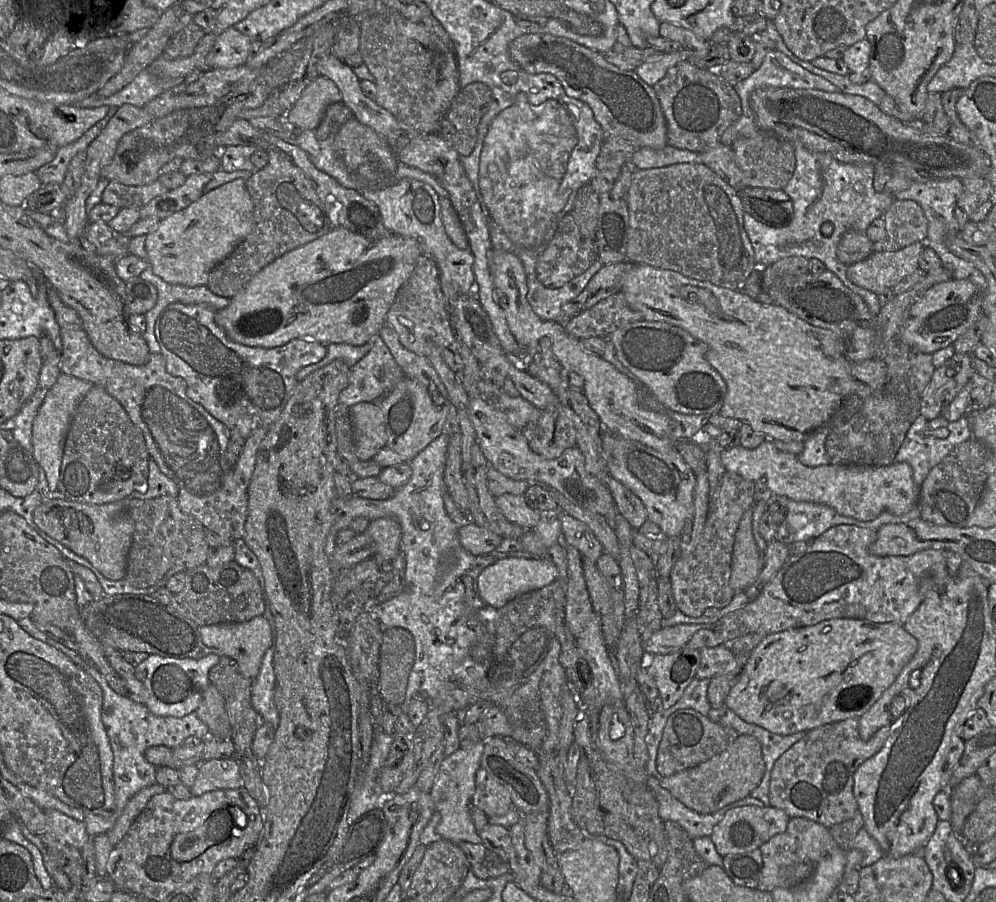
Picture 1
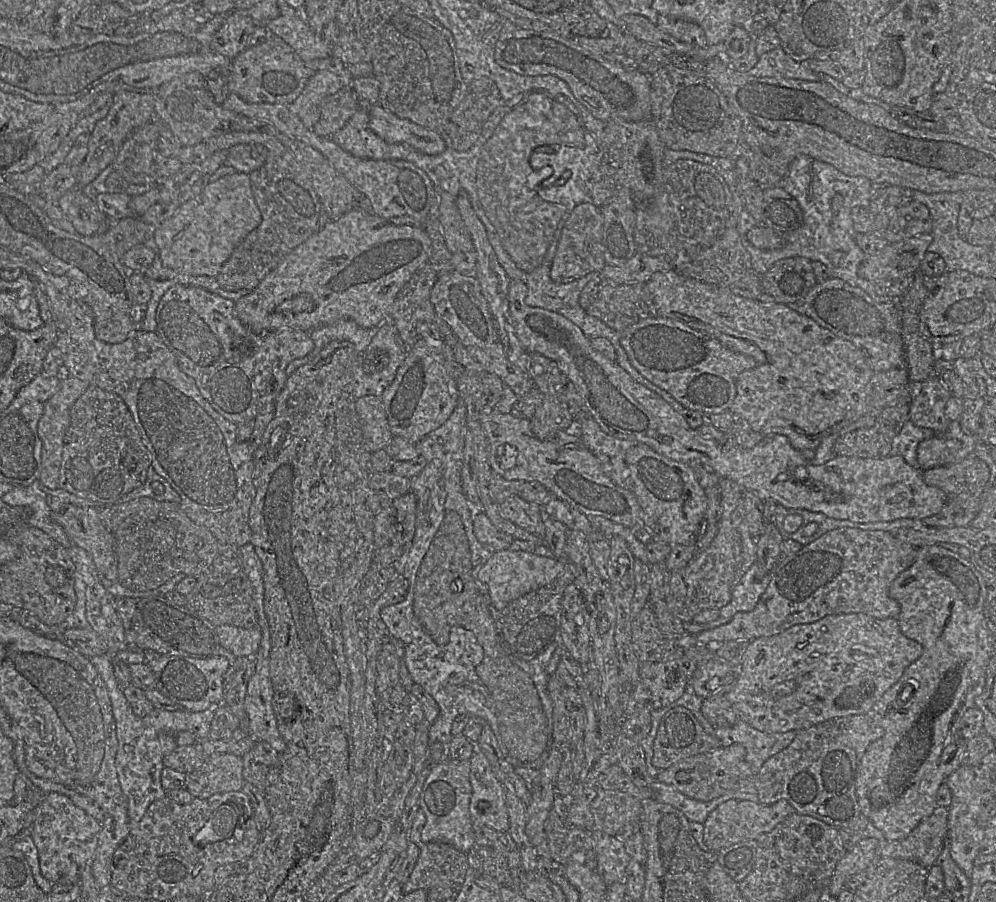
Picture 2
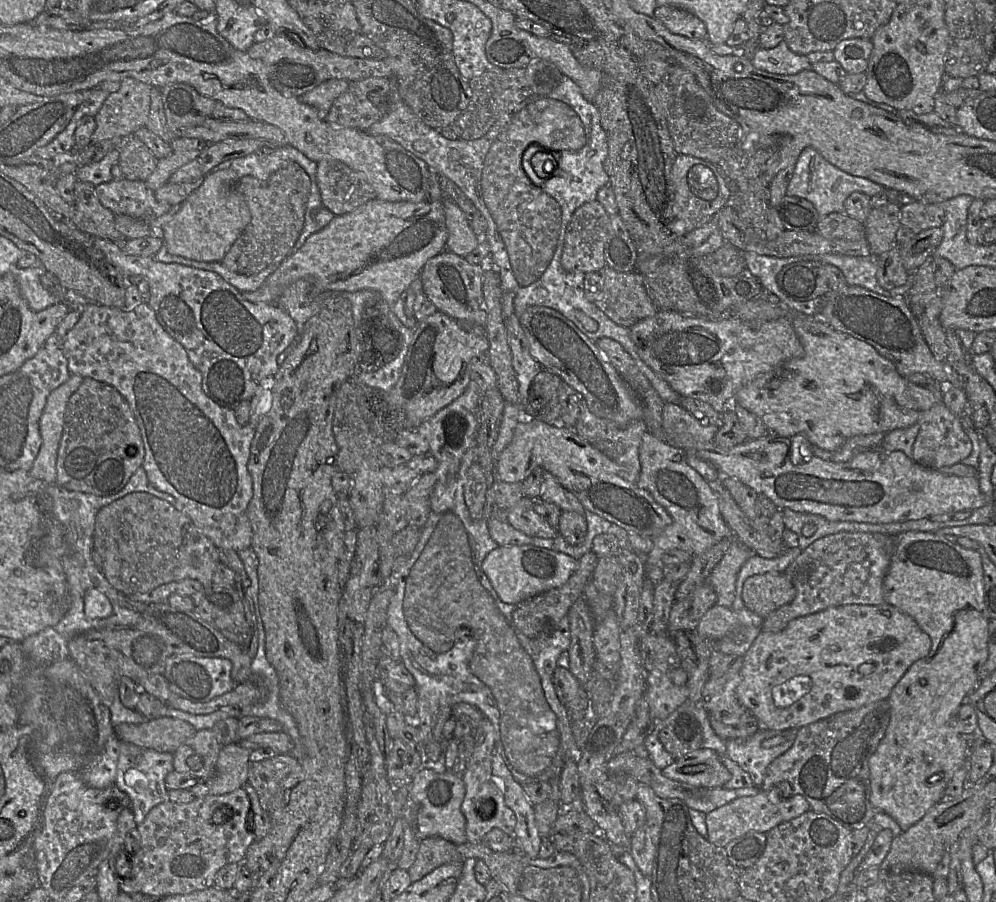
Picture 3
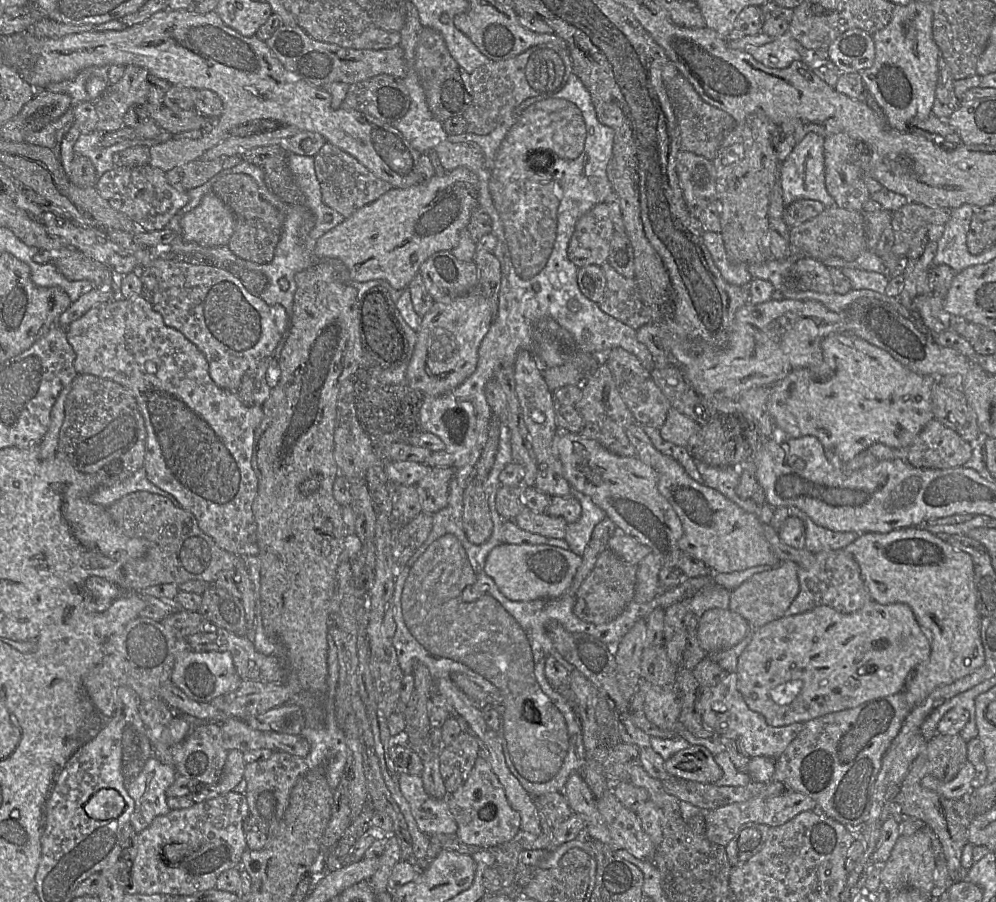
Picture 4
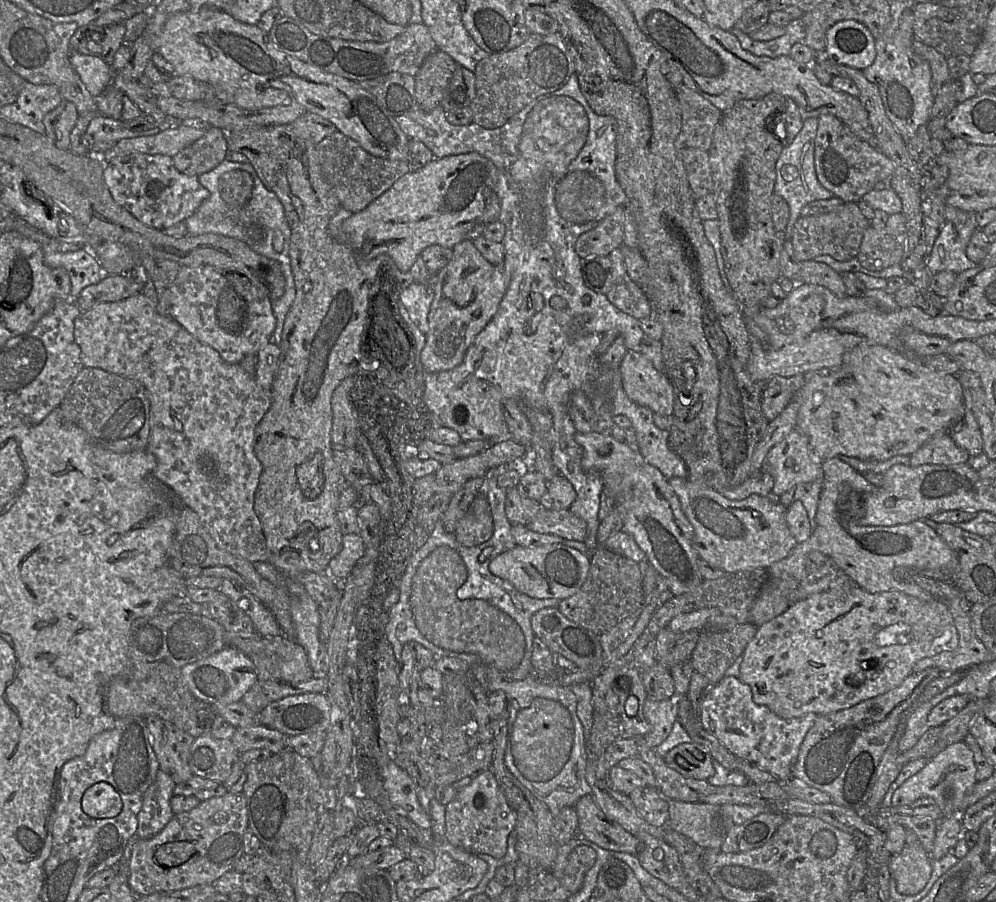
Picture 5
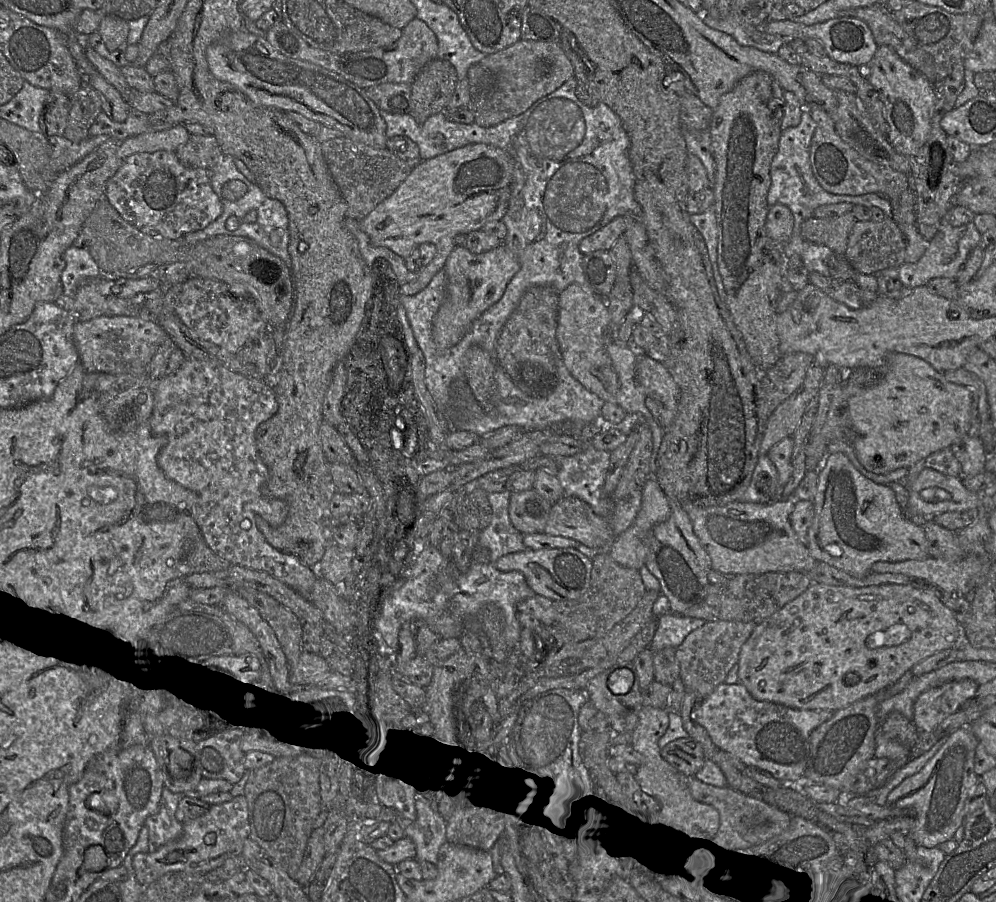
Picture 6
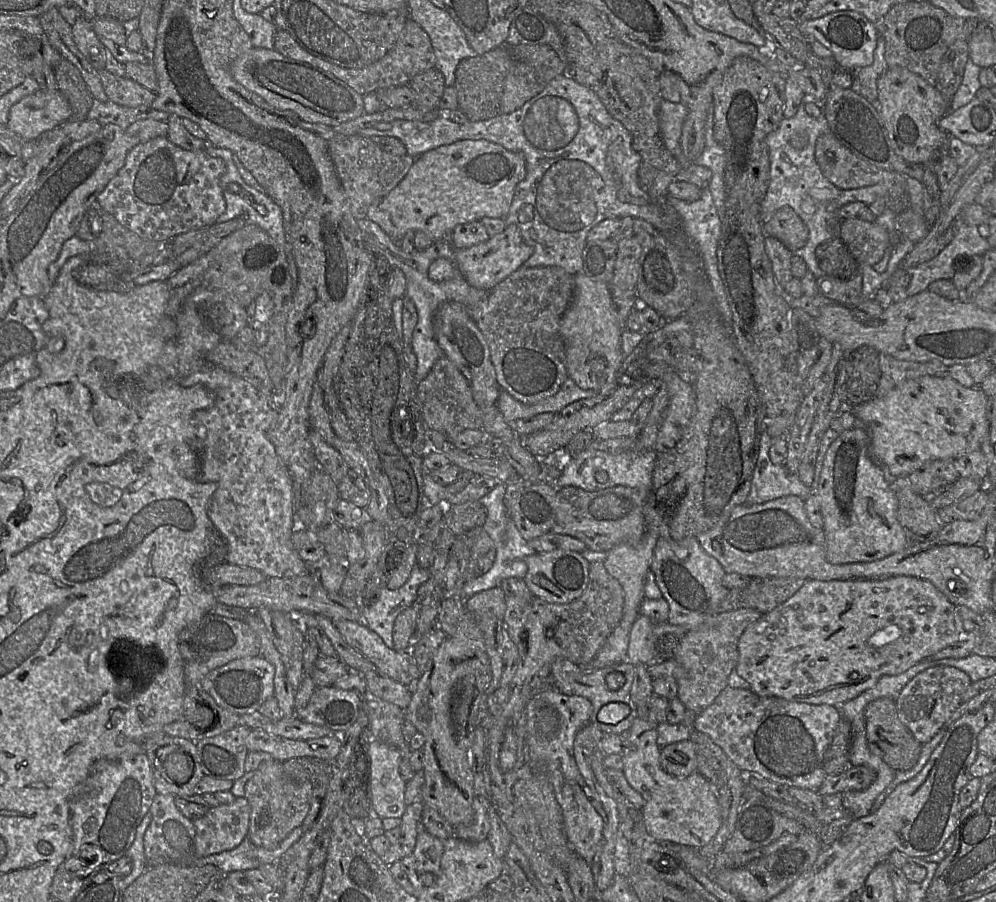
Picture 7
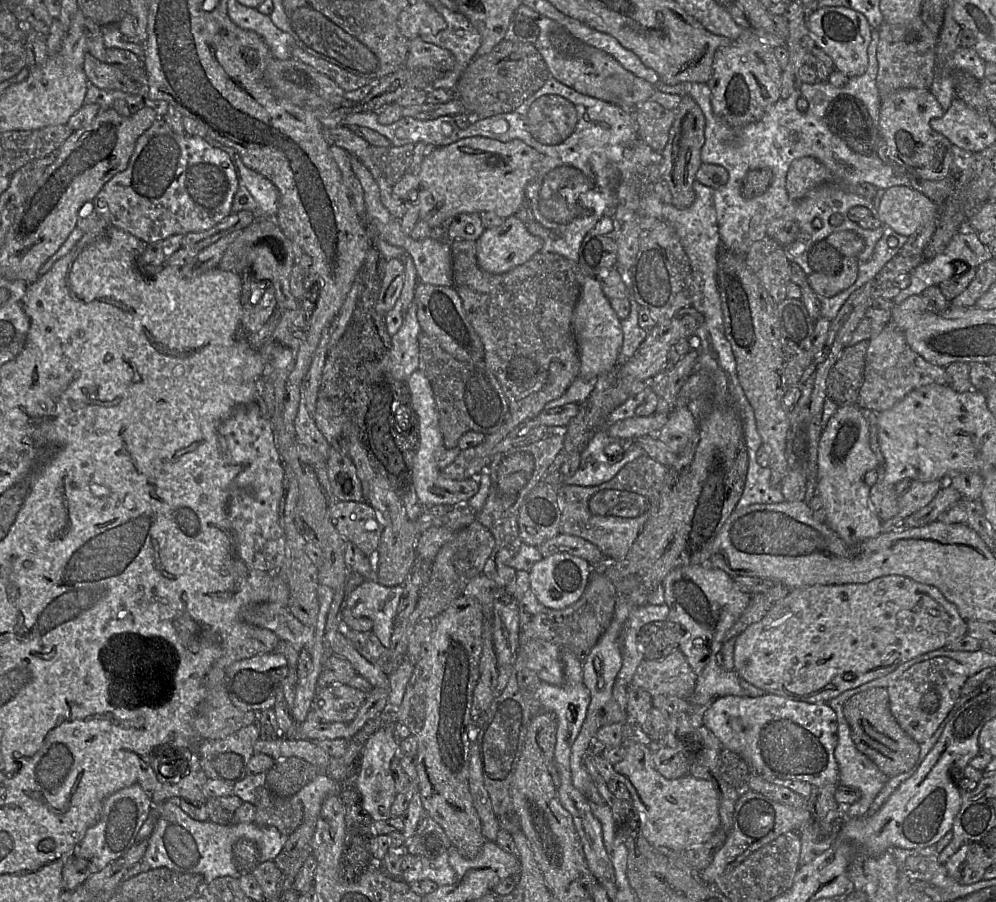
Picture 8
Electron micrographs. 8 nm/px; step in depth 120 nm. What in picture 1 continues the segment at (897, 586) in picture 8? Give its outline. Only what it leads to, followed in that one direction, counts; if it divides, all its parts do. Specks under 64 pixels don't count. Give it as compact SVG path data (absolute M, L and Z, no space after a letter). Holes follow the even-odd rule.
M832 618L815 625L790 628L781 632L766 635L763 640L748 655L737 682L730 689L725 706L736 713L747 723L760 726L774 734L790 735L801 731L846 720L860 718L881 697L882 693L895 681L904 666L911 660L918 649L918 640L910 635L903 624L894 622L874 623L858 618Z

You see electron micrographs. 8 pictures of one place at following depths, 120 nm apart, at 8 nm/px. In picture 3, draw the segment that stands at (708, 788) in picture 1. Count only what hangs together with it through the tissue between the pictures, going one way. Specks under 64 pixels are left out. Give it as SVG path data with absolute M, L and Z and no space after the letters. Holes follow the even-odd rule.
M700 748L674 760L661 772L669 779L684 782L694 787L724 788L723 786L730 780L731 774L721 762L721 757L711 749Z

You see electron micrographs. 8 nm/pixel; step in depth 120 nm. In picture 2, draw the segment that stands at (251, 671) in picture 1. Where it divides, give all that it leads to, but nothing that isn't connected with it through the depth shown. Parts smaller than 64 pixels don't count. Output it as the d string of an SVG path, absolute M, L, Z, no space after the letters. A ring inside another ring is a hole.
M220 625L216 626L214 631L220 645L235 656L254 657L262 638L258 625L249 629Z

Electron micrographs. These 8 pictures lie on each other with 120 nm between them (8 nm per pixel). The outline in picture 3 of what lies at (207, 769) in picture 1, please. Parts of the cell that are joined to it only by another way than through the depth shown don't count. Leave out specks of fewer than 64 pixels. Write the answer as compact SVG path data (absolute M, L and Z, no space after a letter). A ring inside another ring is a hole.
M231 743L221 747L215 775L209 780L211 795L231 793L242 788L248 782L250 751L239 743Z

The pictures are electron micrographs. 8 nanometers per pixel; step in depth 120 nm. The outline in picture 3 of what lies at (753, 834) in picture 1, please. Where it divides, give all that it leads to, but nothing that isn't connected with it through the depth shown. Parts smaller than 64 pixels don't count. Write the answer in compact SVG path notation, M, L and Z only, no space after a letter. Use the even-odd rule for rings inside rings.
M759 790L755 796L742 796L716 808L705 816L707 839L714 845L725 847L732 840L755 831L767 833L775 826L790 821L810 810L808 801L801 795L784 800L770 799L768 792Z

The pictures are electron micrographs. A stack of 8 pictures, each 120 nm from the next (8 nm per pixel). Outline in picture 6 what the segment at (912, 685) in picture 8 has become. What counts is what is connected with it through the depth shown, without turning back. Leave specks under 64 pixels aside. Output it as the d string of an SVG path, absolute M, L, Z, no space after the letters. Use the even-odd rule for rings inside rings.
M963 679L926 690L914 703L913 724L919 732L934 730L944 719L973 699L978 686L973 680Z

